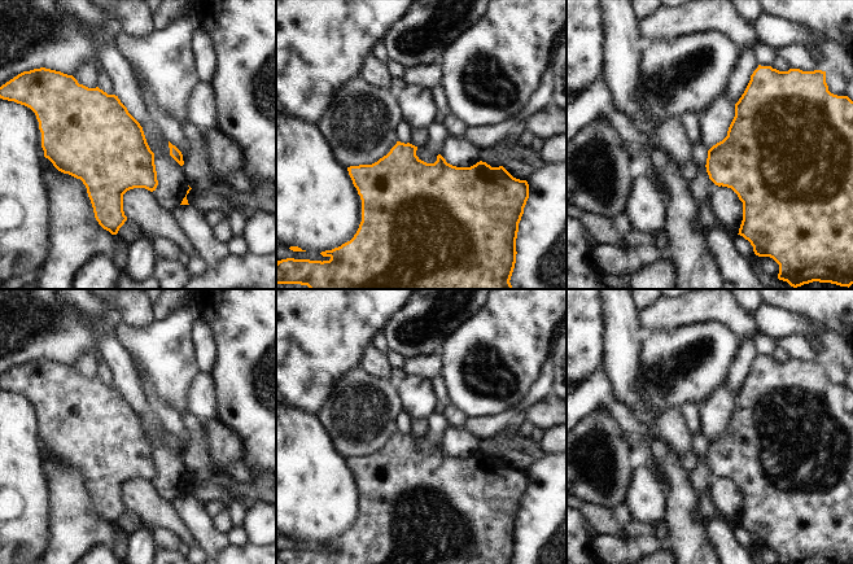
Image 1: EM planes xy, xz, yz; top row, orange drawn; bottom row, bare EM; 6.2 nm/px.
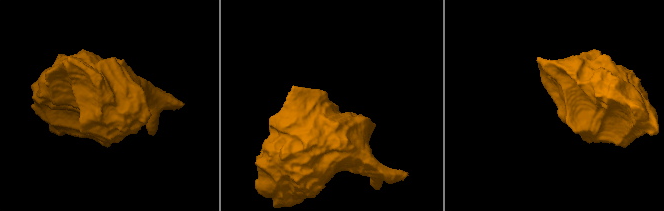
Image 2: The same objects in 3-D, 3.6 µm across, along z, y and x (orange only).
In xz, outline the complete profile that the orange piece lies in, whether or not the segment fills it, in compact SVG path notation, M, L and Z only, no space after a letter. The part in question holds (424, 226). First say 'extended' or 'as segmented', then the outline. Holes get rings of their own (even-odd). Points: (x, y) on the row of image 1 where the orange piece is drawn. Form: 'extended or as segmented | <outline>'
as segmented | M397 141L390 152L372 165L347 167L349 175L362 200L362 222L354 237L332 250L321 252L329 261L286 258L276 262L276 284L301 284L310 289L513 289L509 280L516 263L516 239L519 223L529 198L526 180L513 178L503 166L491 167L477 162L471 167L456 167L438 154L434 163L426 163L416 156L417 147Z

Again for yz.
as segmented | M758 65L744 93L735 104L735 117L727 136L708 150L705 167L709 179L716 185L731 188L743 202L743 220L738 235L751 242L756 255L770 257L779 264L779 280L787 281L793 288L813 281L848 288L853 284L853 101L848 96L837 96L828 91L826 71L800 69L779 71L771 66Z

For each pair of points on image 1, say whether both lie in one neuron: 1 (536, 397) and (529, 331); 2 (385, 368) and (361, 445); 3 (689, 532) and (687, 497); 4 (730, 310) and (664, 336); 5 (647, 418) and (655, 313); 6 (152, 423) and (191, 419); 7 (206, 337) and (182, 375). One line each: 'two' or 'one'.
1: two
2: two
3: one
4: two
5: two
6: two
7: two

